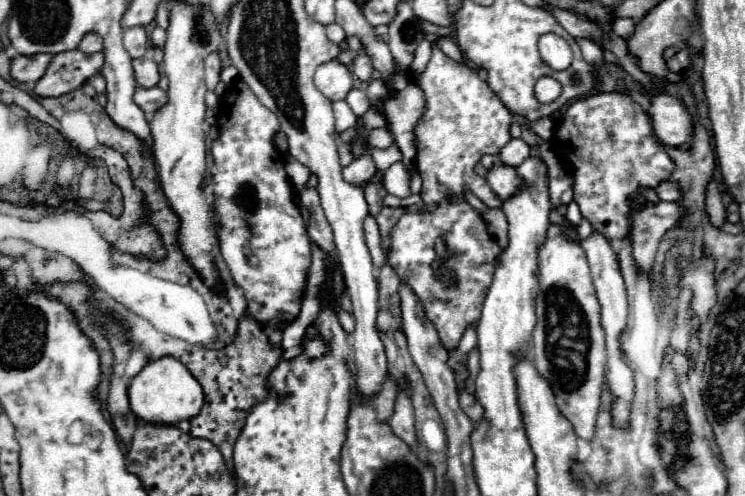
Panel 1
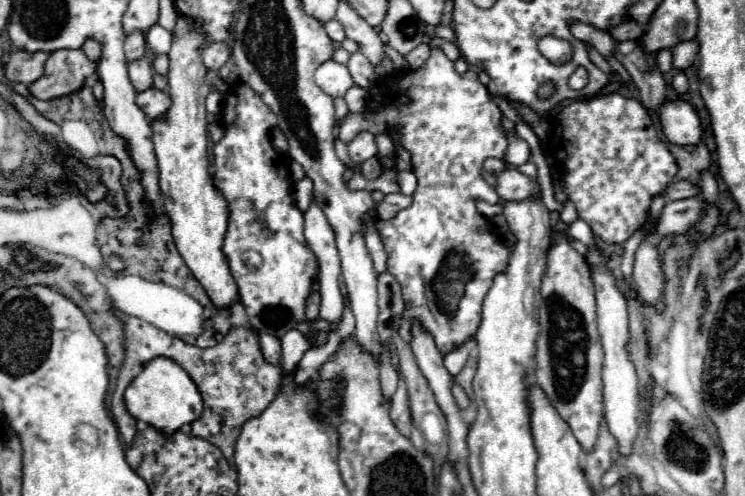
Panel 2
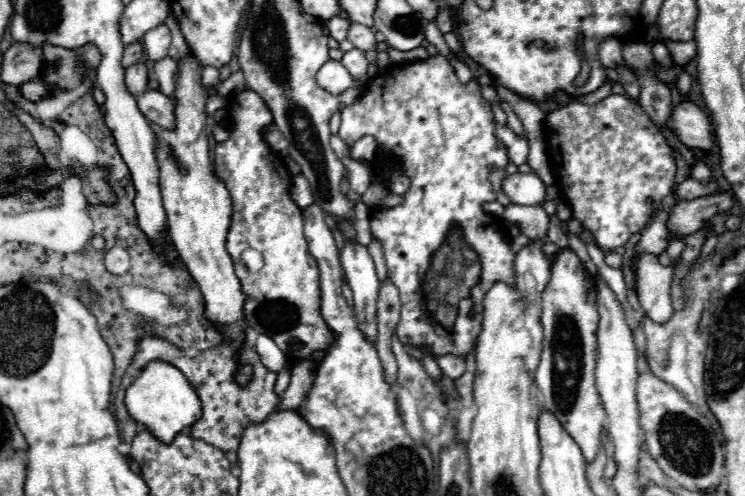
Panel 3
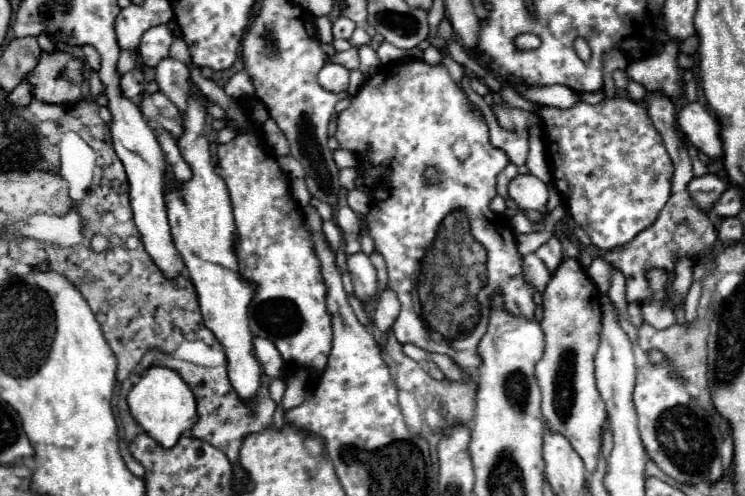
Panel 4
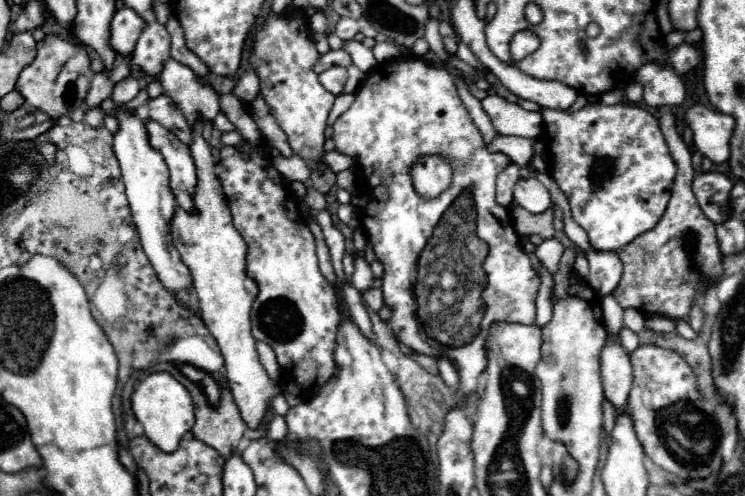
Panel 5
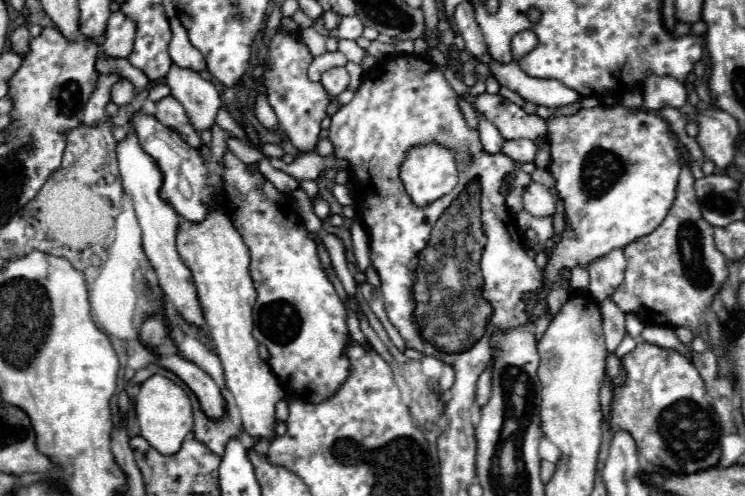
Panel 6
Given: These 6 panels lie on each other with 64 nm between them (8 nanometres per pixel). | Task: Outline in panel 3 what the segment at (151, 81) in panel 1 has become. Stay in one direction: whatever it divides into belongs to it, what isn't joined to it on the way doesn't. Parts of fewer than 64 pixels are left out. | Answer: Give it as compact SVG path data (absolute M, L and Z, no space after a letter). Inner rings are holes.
M142 62L126 68L126 88L136 98L146 92L146 88L148 88L148 70Z

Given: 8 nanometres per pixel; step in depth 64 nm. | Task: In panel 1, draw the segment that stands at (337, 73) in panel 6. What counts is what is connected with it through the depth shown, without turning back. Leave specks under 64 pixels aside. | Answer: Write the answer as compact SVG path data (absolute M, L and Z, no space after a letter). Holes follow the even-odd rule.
M338 60L318 66L314 74L316 88L330 100L342 100L352 90L352 74Z

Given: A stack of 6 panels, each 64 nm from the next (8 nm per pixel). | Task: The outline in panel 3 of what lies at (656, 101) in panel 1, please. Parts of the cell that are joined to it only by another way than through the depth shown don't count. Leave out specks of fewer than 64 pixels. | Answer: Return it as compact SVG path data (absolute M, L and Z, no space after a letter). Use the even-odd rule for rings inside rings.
M686 100L674 108L672 130L692 150L710 152L714 146L712 124L710 124L706 112L690 100Z

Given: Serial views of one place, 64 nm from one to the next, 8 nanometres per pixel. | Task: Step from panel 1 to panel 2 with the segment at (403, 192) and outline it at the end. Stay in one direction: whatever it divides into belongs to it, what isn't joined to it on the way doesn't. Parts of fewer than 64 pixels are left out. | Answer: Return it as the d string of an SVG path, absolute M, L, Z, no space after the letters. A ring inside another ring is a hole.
M386 170L380 178L370 180L370 182L368 182L368 188L370 188L370 190L380 190L382 194L398 192L398 184L396 184L394 176L396 176L396 170Z

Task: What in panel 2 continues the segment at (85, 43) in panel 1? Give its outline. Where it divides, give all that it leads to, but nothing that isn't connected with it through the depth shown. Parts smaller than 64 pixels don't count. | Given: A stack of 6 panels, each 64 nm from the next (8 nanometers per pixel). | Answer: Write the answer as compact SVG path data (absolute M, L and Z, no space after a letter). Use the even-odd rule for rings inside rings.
M86 40L84 46L82 46L82 52L92 60L92 62L98 62L100 60L100 44L96 40Z

